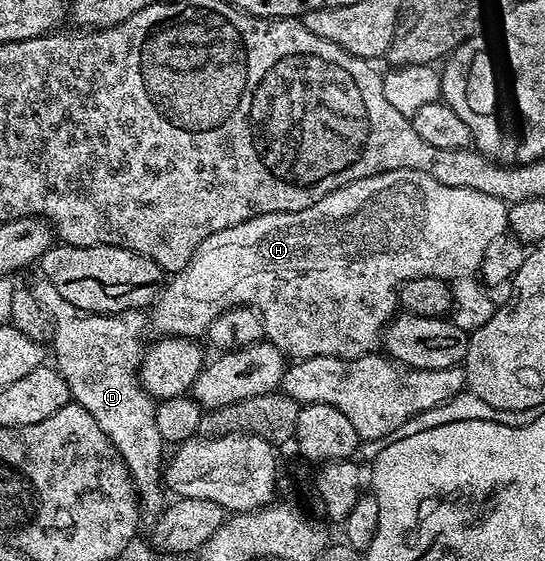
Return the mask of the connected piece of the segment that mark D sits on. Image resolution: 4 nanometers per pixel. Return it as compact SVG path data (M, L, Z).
M39 279L37 281L38 282L36 284L32 284L31 290L33 291L35 298L37 298L37 301L40 301L41 305L45 306L45 309L49 310L49 313L53 317L54 321L54 337L51 340L51 346L53 346L56 355L56 361L54 360L56 370L61 372L62 376L65 377L66 384L69 385L72 400L85 408L89 415L93 417L94 421L97 422L97 425L101 426L101 431L105 433L111 441L113 441L114 447L117 449L120 457L122 457L122 459L125 461L126 467L130 471L131 479L134 481L135 493L139 501L140 520L144 526L154 526L154 523L160 517L160 513L162 513L166 507L167 497L165 497L163 493L163 491L165 492L165 487L163 484L163 464L165 461L165 455L163 459L163 450L165 450L165 444L163 442L163 438L161 437L161 433L158 432L157 428L155 407L156 400L151 398L151 395L144 390L142 380L138 375L140 369L142 368L143 356L147 347L147 342L145 343L145 333L147 331L147 327L149 331L148 316L146 319L146 312L140 308L116 312L115 314L83 310L78 308L77 305L72 305L69 301L65 300L65 297L61 296L61 293L54 288L51 282L44 279Z

